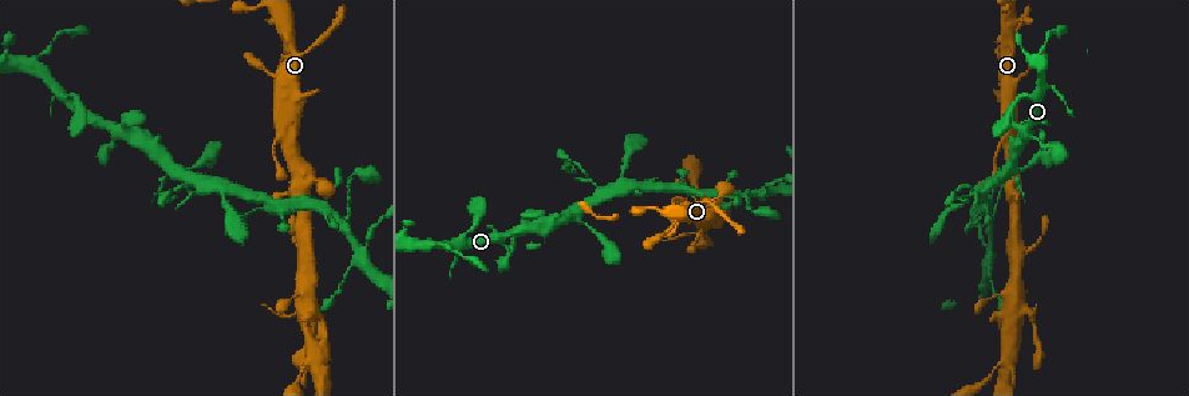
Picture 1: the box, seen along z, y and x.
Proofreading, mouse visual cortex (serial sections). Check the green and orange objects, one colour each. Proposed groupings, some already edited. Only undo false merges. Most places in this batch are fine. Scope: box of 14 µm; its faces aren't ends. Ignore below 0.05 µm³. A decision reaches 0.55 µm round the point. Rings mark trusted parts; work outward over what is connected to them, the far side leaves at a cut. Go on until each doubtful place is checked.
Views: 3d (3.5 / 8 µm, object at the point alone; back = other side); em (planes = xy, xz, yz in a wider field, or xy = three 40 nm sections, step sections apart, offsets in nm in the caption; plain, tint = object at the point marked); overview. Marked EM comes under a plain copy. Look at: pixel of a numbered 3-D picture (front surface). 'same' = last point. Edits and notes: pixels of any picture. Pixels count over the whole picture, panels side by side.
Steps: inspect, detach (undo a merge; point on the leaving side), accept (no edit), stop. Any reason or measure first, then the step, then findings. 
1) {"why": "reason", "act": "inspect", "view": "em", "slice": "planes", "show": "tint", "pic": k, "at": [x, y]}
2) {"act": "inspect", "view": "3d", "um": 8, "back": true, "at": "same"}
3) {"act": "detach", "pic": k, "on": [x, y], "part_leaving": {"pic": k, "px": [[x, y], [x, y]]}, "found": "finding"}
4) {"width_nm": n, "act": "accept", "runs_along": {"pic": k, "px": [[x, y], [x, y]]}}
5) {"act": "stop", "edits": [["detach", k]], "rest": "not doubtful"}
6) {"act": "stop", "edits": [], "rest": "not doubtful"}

{"why": "thick turns thin", "act": "inspect", "view": "3d", "um": 8, "pic": 1, "at": [319, 206]}

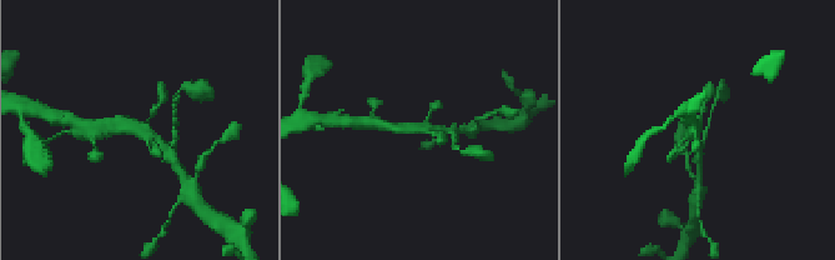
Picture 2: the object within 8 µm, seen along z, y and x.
{"act": "inspect", "view": "3d", "um": 3.5, "pic": 2, "at": [416, 126]}

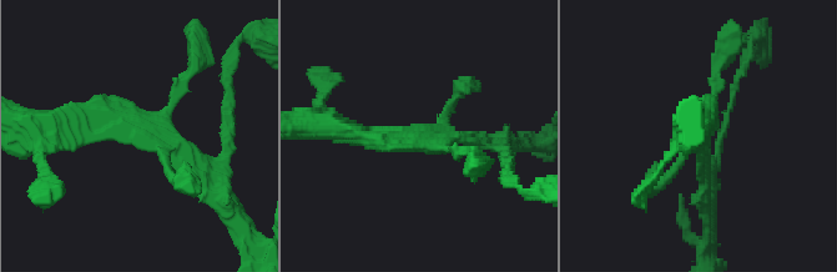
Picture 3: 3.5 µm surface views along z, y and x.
{"why": "now the EM", "act": "inspect", "view": "em", "slice": "xy", "step": 1, "show": "tint", "pic": 3, "at": [422, 132]}

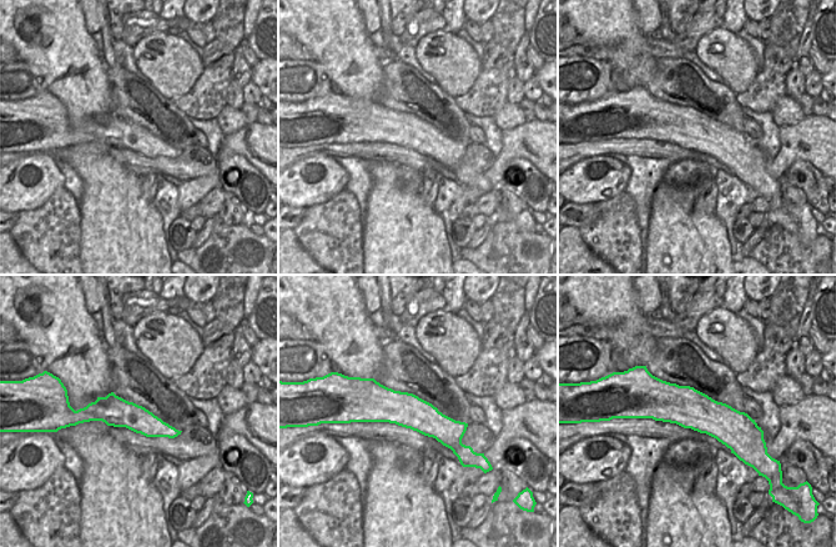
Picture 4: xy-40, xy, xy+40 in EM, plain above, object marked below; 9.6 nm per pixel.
{"act": "accept", "runs_along": {"pic": 4, "px": [[644, 407], [751, 422]]}, "found": "one cell here"}

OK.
{"why": "three arms meet", "act": "inspect", "view": "3d", "um": 8, "back": true, "pic": 1, "at": [340, 223]}

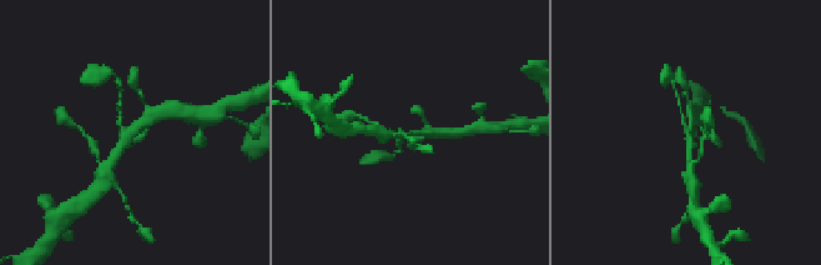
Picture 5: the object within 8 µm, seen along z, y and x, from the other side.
{"act": "inspect", "view": "3d", "um": 3.5, "pic": 5, "at": [409, 131]}

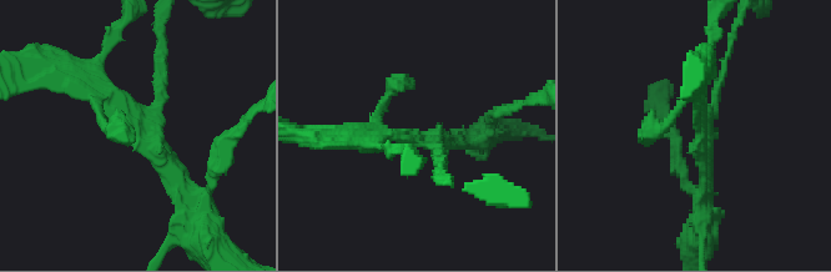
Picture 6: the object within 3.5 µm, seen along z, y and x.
{"arms": 3, "arm_widths_nm": [150, 200, 250], "act": "inspect", "view": "em", "slice": "xy", "step": 2, "show": "tint", "pic": 6, "at": [702, 124]}

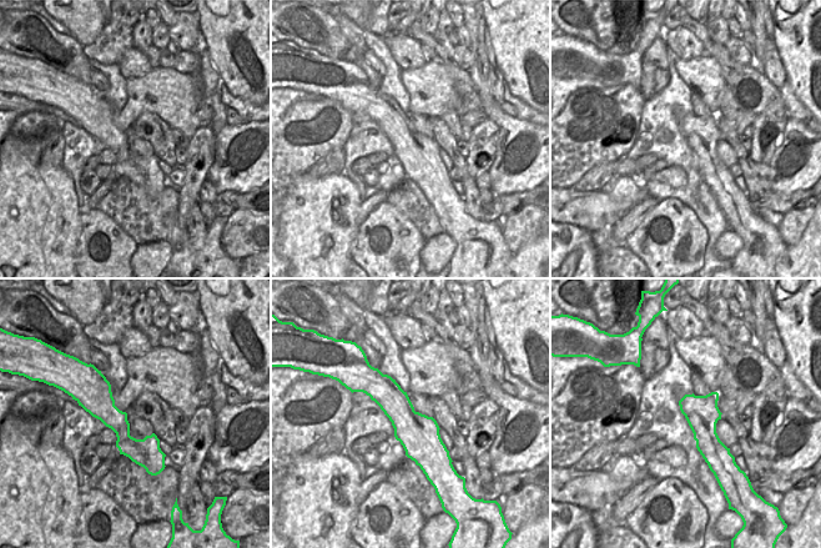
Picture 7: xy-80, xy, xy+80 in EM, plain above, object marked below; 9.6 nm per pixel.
{"act": "accept", "runs_along": {"pic": 6, "px": [[64, 75], [122, 112], [187, 190]]}, "found": "continuous, no second cell"}

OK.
{"why": "thick turns thin", "act": "inspect", "view": "3d", "um": 8, "pic": 1, "at": [359, 253]}

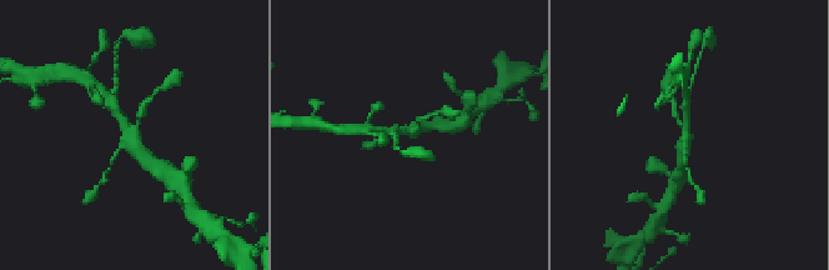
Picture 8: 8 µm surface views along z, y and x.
{"why": "need the tissue", "act": "inspect", "view": "em", "slice": "xy", "step": 3, "show": "tint", "pic": 8, "at": [131, 133]}

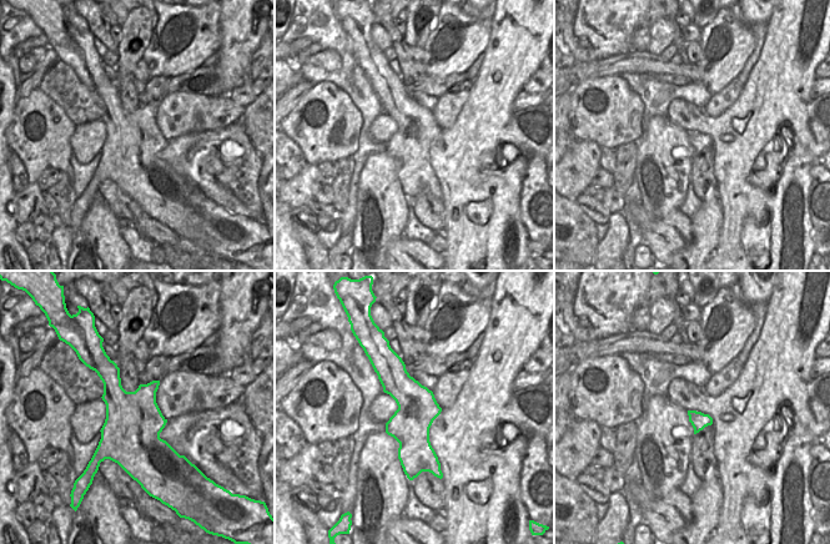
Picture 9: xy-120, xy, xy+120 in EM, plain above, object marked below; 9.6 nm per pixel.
{"act": "accept", "runs_along": {"pic": 9, "px": [[395, 361], [410, 394], [407, 464]]}, "found": "one cell here"}

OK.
{"act": "stop", "edits": [], "rest": "not doubtful"}

